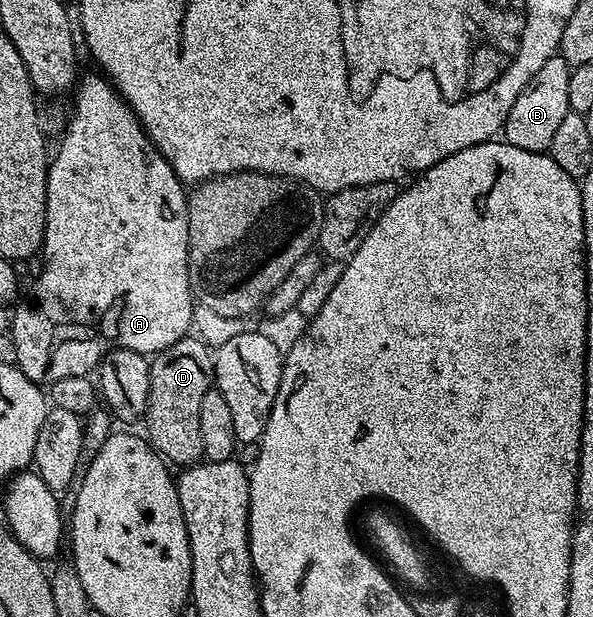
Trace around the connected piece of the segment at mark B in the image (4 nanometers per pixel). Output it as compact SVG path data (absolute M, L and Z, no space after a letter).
M555 55L532 75L532 83L520 91L516 103L512 103L512 111L508 111L508 119L504 126L504 140L509 145L520 147L524 151L533 153L546 153L556 136L556 130L564 115L571 113L568 103L568 79L572 66L562 58Z

